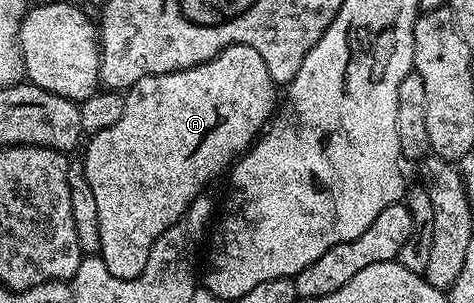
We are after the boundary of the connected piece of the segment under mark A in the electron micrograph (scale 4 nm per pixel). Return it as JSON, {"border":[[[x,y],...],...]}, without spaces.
{"border":[[[234,43],[222,50],[215,59],[209,59],[183,71],[144,77],[140,81],[136,81],[136,85],[132,85],[125,92],[126,104],[120,121],[116,121],[116,125],[112,125],[109,129],[100,129],[100,133],[89,136],[85,140],[86,155],[81,156],[82,171],[88,177],[88,186],[92,189],[92,197],[96,197],[96,210],[100,216],[100,258],[104,261],[108,273],[112,273],[112,277],[135,279],[144,269],[152,245],[156,245],[159,237],[190,208],[190,202],[193,199],[197,199],[207,190],[206,186],[222,170],[223,174],[257,140],[260,132],[269,124],[275,114],[274,90],[276,90],[276,84],[274,78],[268,73],[268,65],[264,65],[264,57],[260,57],[260,53],[256,53],[256,49],[252,49],[252,45]]]}

